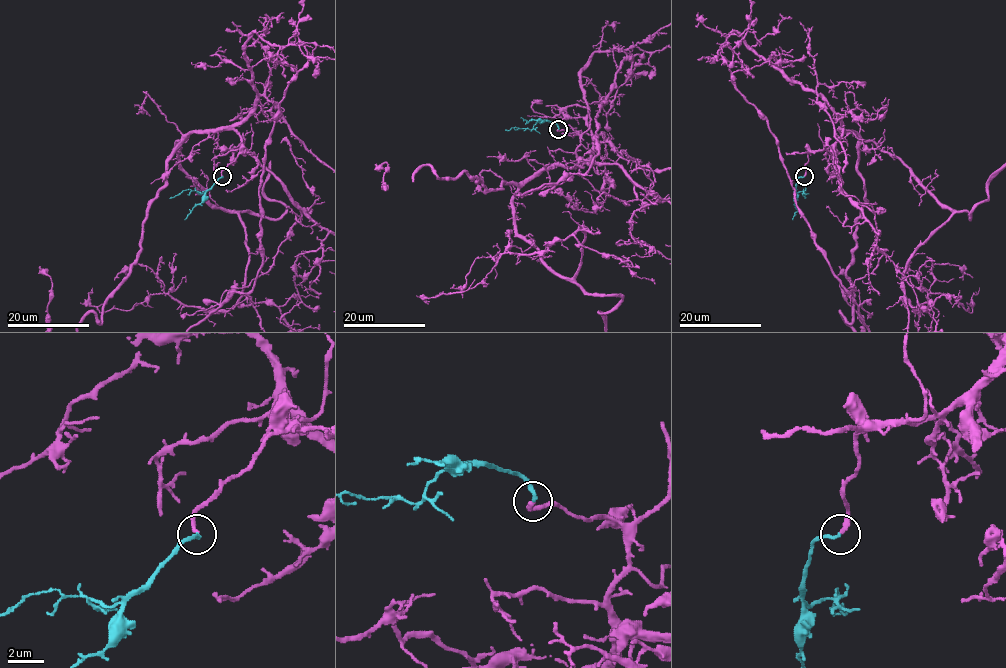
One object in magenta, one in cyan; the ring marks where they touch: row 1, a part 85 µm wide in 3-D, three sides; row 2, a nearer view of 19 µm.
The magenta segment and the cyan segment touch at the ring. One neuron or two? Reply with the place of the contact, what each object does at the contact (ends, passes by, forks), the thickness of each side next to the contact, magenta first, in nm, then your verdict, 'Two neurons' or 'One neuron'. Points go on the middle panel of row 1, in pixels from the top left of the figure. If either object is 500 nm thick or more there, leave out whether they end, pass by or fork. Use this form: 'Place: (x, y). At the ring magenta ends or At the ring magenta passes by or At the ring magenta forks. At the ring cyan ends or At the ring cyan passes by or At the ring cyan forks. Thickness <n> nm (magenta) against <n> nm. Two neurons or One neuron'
Place: (558, 129). At the ring magenta ends. At the ring cyan ends. Thickness 260 nm (magenta) against 200 nm. One neuron

